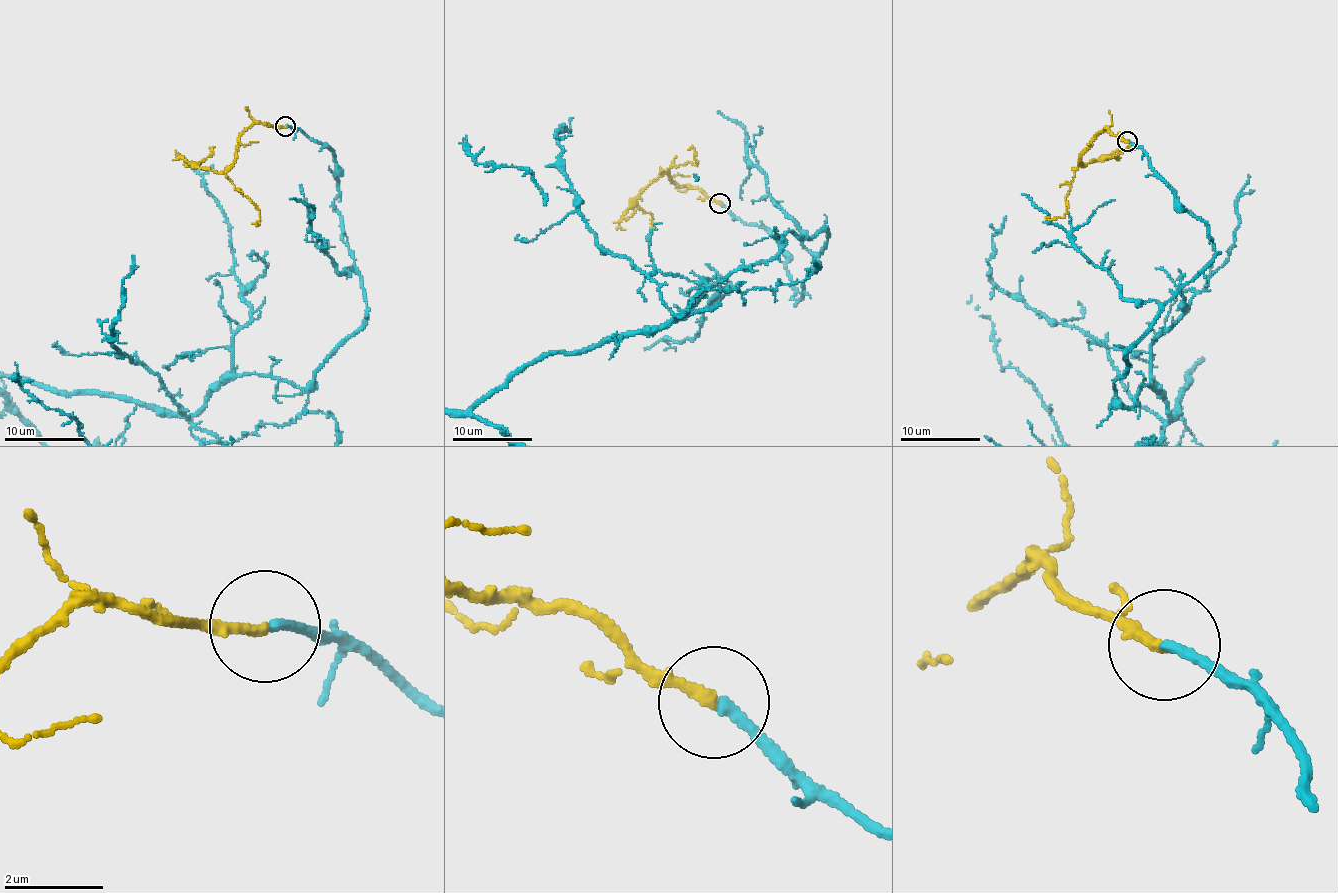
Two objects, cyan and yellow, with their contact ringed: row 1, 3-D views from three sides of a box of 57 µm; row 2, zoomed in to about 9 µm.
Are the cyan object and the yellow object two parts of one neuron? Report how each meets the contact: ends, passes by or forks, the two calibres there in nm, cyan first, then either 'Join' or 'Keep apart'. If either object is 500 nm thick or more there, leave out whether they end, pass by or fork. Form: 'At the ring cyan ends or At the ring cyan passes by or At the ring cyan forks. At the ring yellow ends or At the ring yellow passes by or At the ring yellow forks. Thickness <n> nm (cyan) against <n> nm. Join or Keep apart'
At the ring cyan ends. At the ring yellow ends. Thickness 200 nm (cyan) against 240 nm. Join

